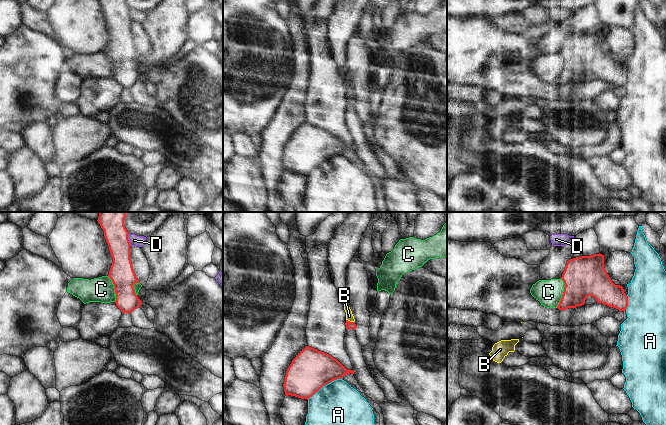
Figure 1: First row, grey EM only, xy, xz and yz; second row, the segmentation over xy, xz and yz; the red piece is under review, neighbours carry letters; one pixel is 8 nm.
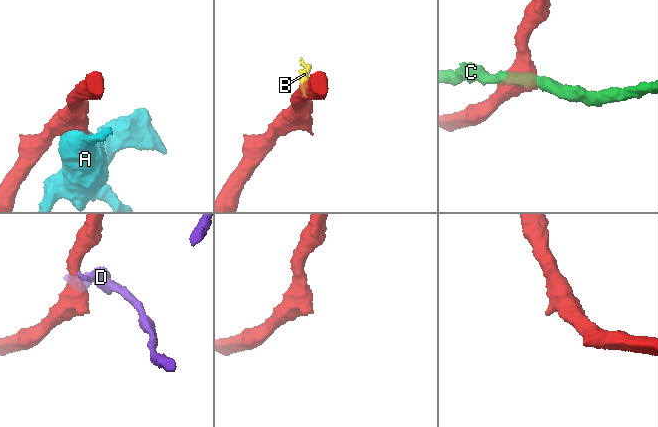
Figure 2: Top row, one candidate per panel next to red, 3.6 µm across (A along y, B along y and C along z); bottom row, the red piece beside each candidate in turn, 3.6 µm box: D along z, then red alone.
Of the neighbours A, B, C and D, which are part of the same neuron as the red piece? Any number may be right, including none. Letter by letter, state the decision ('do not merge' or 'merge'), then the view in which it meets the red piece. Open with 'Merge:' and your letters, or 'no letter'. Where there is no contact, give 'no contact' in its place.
Merge: B
A: do not merge; contact in xz
B: merge; contact in xz
C: do not merge; contact in yz
D: do not merge; contact in xy

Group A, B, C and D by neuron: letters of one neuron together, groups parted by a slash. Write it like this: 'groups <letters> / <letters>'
groups A / B / C / D

